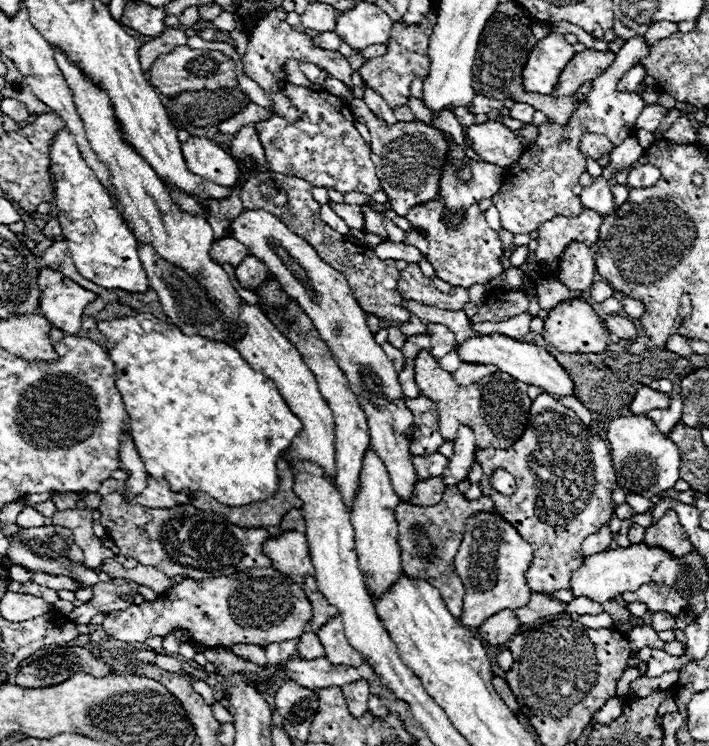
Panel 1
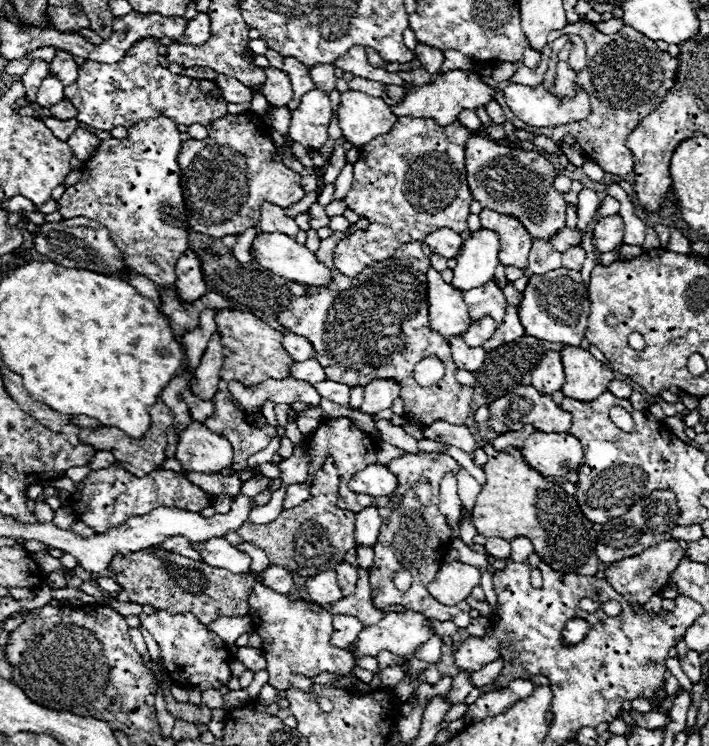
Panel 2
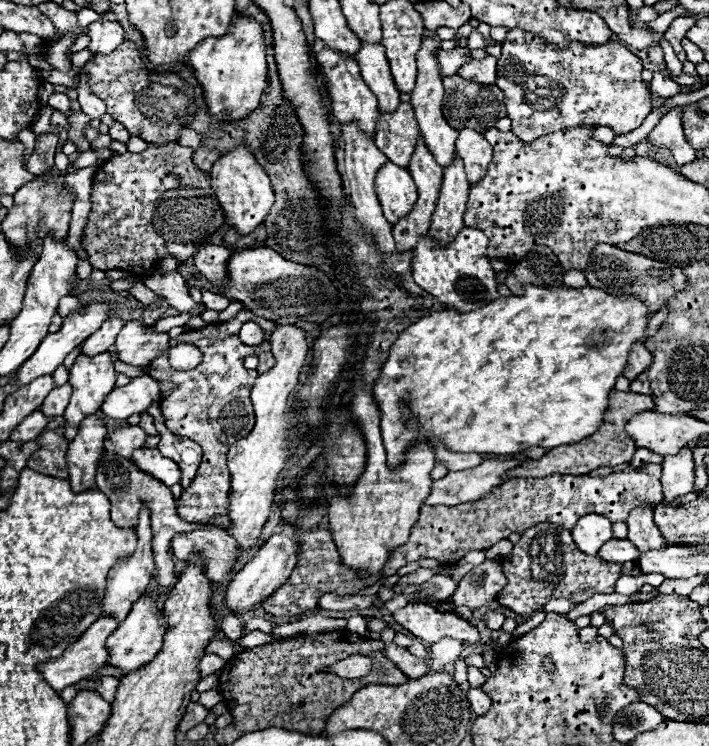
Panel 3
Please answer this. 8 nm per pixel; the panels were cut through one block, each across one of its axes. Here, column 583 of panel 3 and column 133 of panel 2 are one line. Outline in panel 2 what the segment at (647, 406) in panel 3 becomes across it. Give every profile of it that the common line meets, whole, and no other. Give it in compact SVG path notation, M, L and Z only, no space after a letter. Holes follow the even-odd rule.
M158 400L154 406L152 406L152 428L148 430L148 436L144 436L144 440L132 440L128 436L124 436L124 432L120 432L118 428L82 428L80 430L80 440L84 444L90 444L94 446L96 450L104 450L104 452L110 452L116 456L116 460L120 462L120 466L124 470L128 470L130 474L138 476L138 478L144 478L148 476L152 470L158 470L164 462L166 462L166 446L168 446L168 440L166 440L166 430L174 424L174 412L162 402Z

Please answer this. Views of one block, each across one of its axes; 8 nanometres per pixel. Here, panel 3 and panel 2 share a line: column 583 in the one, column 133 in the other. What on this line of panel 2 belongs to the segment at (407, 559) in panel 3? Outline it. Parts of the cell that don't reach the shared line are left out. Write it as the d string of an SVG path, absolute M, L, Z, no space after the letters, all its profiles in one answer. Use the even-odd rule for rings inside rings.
M120 464L92 470L82 482L76 484L76 492L72 494L72 508L76 512L76 518L88 524L94 532L108 532L110 528L124 524L124 520L132 516L144 516L158 506L176 506L188 512L200 512L210 504L212 498L202 488L176 472L156 470L140 480L130 472L124 472Z

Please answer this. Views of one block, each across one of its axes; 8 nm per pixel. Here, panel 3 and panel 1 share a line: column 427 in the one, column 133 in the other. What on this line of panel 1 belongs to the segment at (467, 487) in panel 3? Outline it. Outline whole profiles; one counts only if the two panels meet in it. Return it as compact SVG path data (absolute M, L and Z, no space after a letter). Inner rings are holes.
M148 476L148 486L142 494L134 496L130 504L140 504L146 508L174 508L178 504L190 504L190 492L170 492L166 480L156 480Z

